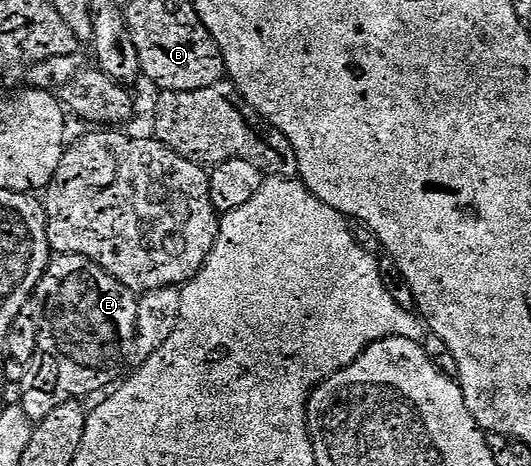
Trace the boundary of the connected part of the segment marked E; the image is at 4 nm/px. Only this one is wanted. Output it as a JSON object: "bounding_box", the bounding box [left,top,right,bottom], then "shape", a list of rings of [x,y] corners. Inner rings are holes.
{"bounding_box":[19,252,138,422],"shape":[[[59,252],[52,255],[48,263],[48,268],[44,274],[43,280],[39,282],[36,290],[36,295],[43,303],[43,316],[41,320],[41,328],[38,330],[37,350],[34,353],[33,360],[27,366],[26,374],[19,383],[21,399],[19,404],[23,407],[26,415],[29,416],[32,422],[43,421],[49,412],[55,410],[62,402],[72,401],[75,395],[81,388],[85,388],[96,382],[99,376],[105,376],[109,372],[117,371],[132,355],[132,346],[136,334],[137,314],[138,314],[138,295],[136,291],[126,283],[112,276],[99,262],[93,260],[84,254],[70,254],[68,252]]]}

